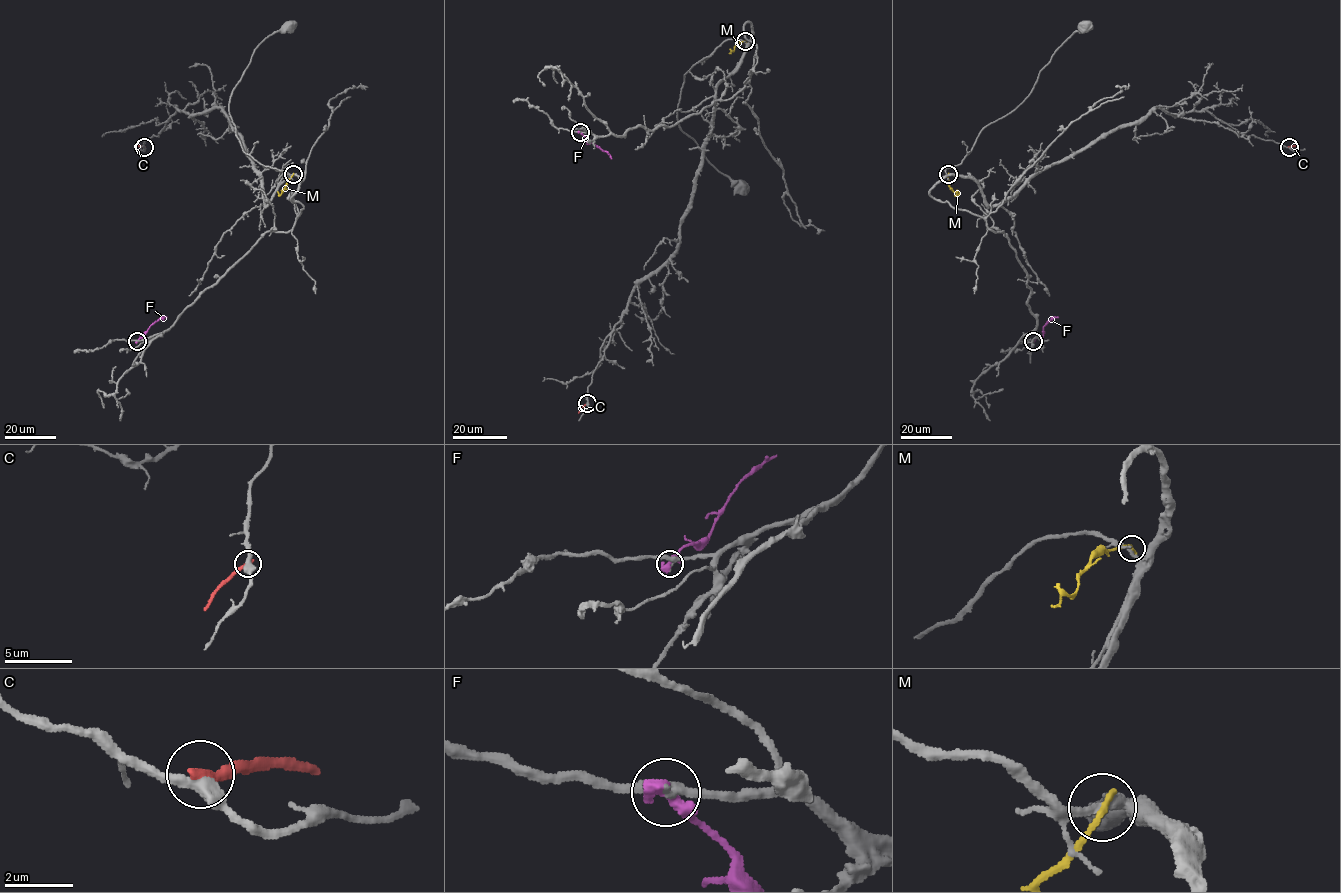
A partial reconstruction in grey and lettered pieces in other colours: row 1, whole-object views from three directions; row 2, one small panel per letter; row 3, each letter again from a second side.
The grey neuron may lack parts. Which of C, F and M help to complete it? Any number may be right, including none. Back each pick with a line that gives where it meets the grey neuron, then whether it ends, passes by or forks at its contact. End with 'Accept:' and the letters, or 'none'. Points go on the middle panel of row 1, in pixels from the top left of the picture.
Accept: none

